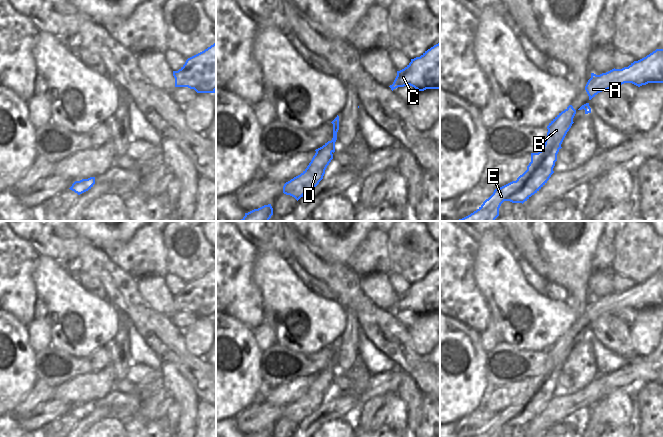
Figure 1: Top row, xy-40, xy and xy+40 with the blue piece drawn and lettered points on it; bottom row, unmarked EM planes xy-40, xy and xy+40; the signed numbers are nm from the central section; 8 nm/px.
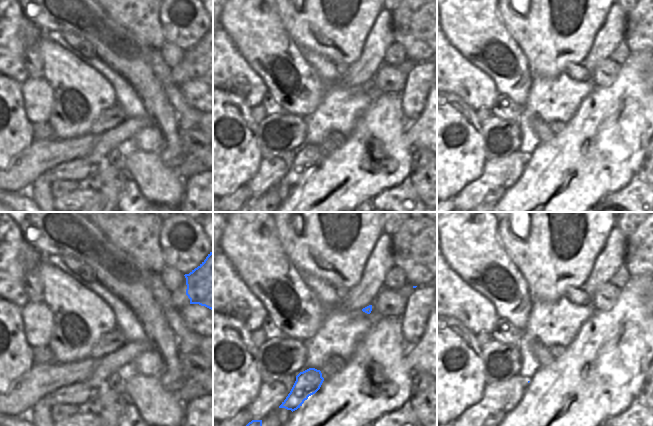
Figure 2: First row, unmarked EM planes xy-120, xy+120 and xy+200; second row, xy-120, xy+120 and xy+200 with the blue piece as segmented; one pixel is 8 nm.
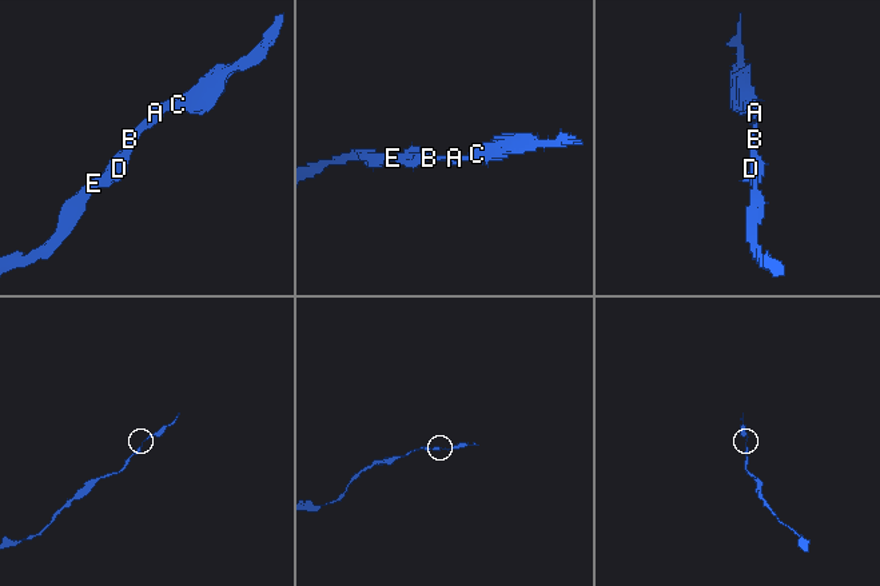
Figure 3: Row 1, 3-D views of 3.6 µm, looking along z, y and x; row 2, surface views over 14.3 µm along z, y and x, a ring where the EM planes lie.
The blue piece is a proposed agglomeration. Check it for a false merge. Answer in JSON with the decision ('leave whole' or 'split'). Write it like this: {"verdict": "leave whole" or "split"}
{"verdict": "leave whole"}

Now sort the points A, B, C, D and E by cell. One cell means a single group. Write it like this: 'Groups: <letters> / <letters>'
Groups: A B C D E.

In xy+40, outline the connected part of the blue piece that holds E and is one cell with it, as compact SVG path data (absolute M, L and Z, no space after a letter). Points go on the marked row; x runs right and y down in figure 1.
M572 105L559 113L547 126L547 138L543 149L538 153L531 153L531 162L527 170L516 181L495 189L476 211L458 221L495 221L504 201L523 204L537 193L554 173L557 154L574 123L575 114L576 110Z

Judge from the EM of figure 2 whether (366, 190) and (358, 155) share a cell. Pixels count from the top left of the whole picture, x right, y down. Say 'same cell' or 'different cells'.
same cell

